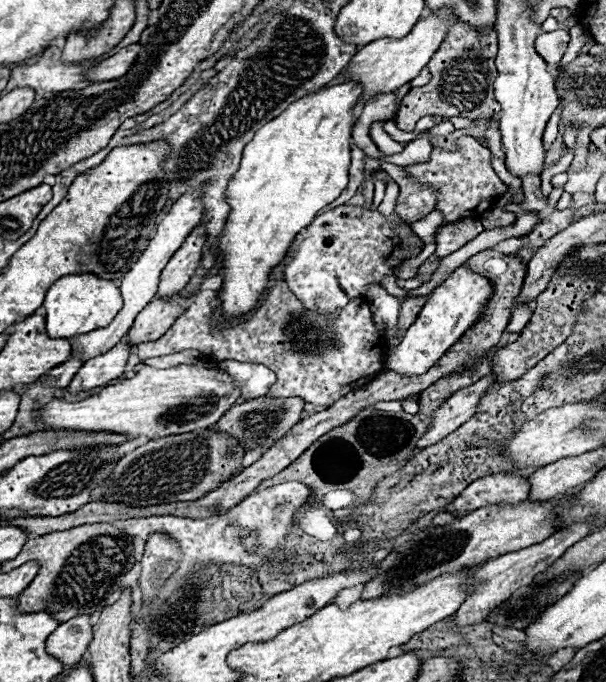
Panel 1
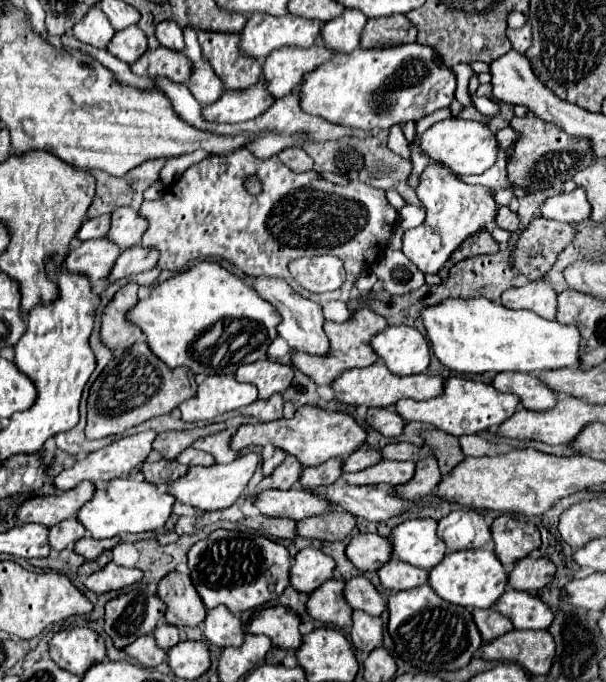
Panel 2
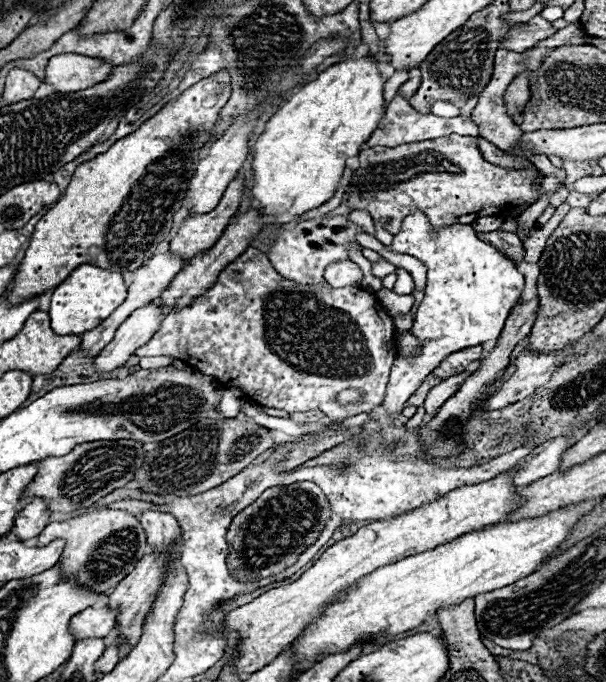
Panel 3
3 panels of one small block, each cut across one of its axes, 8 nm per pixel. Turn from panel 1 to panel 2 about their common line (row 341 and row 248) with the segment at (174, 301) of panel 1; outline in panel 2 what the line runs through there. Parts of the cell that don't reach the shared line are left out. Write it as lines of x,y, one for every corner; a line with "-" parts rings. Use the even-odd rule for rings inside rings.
136,244
128,250
124,250
116,264
114,264
114,270
110,274
110,280
118,280
118,278
124,278
124,276
130,276
130,274
138,274
138,272
144,272
144,270
150,270
156,266
158,262
158,256
156,250
144,250
144,246

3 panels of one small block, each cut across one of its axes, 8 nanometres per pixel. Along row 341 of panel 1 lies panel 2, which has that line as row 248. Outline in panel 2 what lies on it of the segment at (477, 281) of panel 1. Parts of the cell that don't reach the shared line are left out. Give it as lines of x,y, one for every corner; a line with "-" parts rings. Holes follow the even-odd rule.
440,162
426,166
422,184
418,186
418,198
426,208
426,220
430,224
420,224
412,230
406,230
402,238
402,252
424,274
436,274
448,262
456,246
464,242
464,238
470,238
470,234
480,230
488,230
488,222
496,220
498,206
494,202
494,192
484,186
470,186
462,182
448,170
448,166
440,166

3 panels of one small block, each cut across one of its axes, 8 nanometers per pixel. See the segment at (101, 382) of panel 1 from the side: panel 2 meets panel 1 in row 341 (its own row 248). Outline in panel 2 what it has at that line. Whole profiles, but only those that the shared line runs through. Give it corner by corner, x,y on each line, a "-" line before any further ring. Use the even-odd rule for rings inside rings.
124,206
112,212
112,226
108,238
114,240
122,250
126,250
140,242
146,228
148,222
144,222
144,216
138,214
136,210
130,210
130,206

